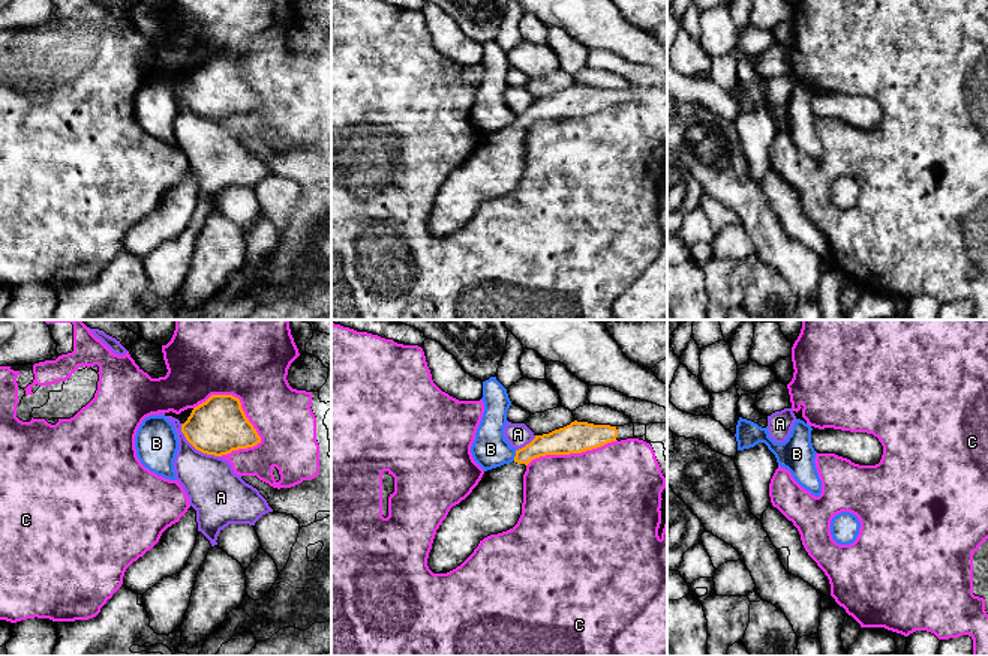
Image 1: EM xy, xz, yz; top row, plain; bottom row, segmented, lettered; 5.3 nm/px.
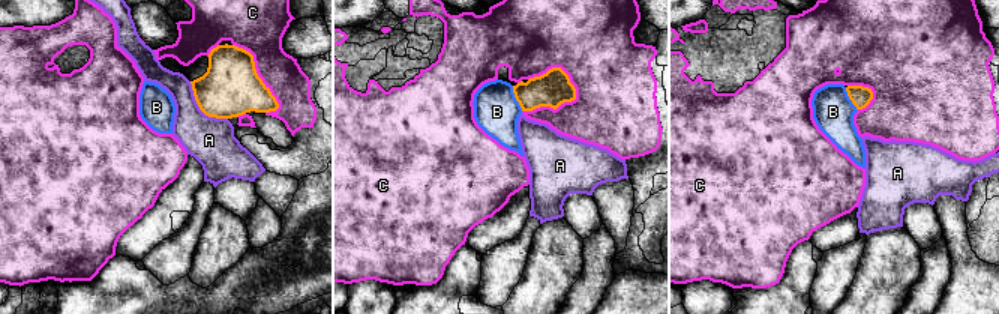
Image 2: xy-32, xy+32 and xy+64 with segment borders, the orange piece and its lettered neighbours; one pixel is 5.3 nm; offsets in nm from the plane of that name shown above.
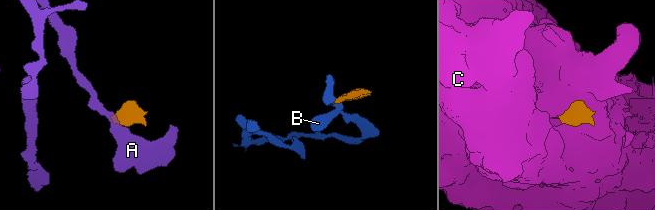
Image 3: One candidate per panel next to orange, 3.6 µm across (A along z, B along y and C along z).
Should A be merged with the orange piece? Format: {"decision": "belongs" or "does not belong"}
{"decision": "does not belong"}

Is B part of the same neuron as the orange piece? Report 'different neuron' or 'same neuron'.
different neuron

